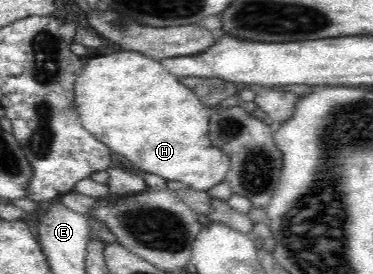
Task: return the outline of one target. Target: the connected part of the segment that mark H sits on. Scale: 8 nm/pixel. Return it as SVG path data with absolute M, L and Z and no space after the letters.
M122 50L91 58L75 80L74 102L84 128L113 155L130 161L141 173L147 172L162 177L167 183L177 182L195 191L206 192L221 184L229 172L228 155L208 139L210 108L152 57Z

